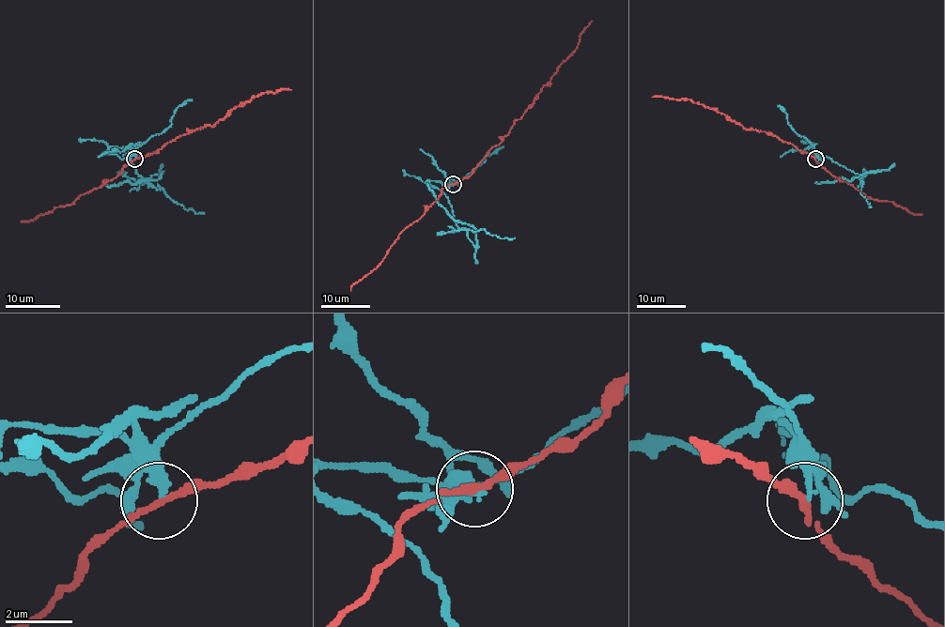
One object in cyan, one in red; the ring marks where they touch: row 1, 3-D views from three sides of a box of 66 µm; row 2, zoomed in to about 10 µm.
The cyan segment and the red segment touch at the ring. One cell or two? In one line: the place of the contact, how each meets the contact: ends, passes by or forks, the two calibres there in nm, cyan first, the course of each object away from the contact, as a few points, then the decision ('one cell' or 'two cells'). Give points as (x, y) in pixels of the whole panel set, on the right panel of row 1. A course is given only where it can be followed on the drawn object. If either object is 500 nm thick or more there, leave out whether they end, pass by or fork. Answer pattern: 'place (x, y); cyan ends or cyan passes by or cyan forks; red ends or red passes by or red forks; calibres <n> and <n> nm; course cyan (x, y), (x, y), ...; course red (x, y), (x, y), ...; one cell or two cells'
place (815, 159); cyan ends; red passes by; calibres 220 and 180 nm; course cyan (815, 158), (812, 147), (822, 158), (827, 157), (862, 176), (876, 172), (865, 172), (850, 180), (814, 183); course red (815, 158), (772, 135), (746, 129), (723, 114), (690, 99), (652, 97); two cells

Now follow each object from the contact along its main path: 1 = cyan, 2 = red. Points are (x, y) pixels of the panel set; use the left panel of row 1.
1: (135, 159), (126, 147), (109, 149), (109, 153), (127, 157), (144, 177), (162, 174), (160, 176), (106, 186)
2: (135, 159), (151, 154), (167, 142), (189, 132), (214, 126), (232, 109), (262, 92), (291, 89)

